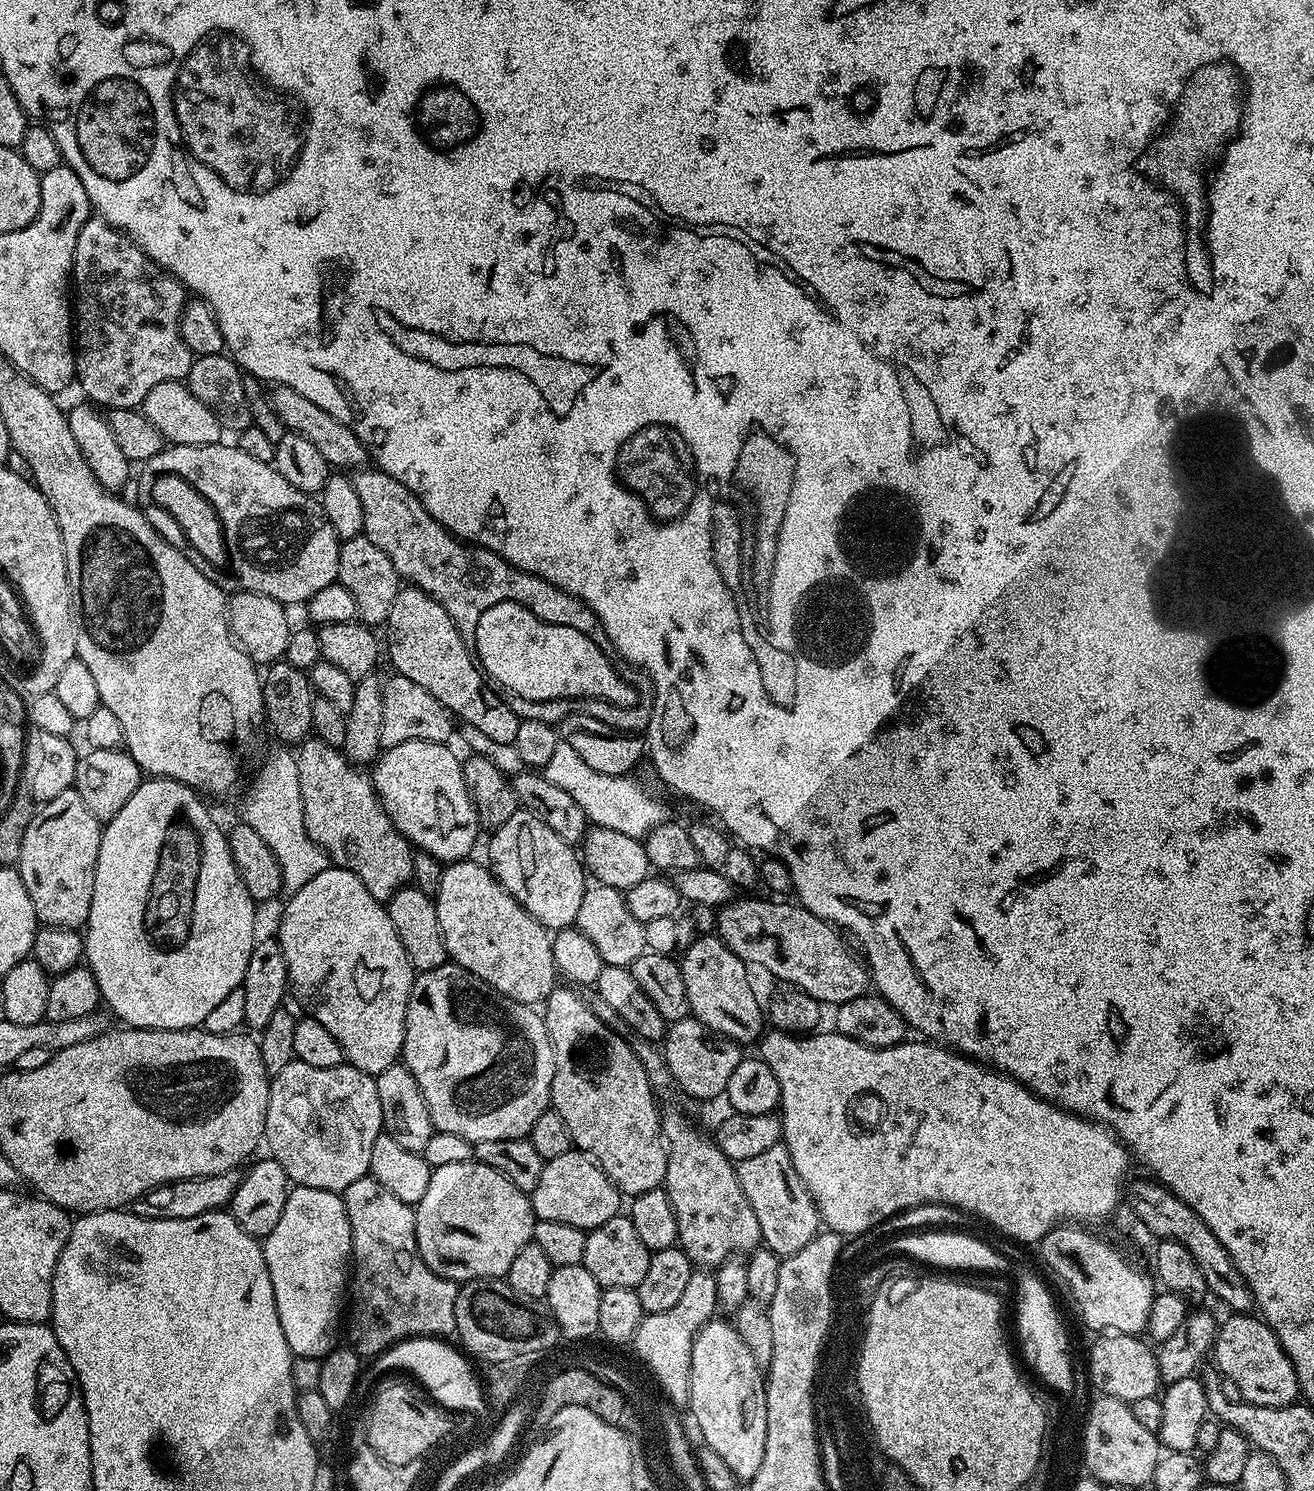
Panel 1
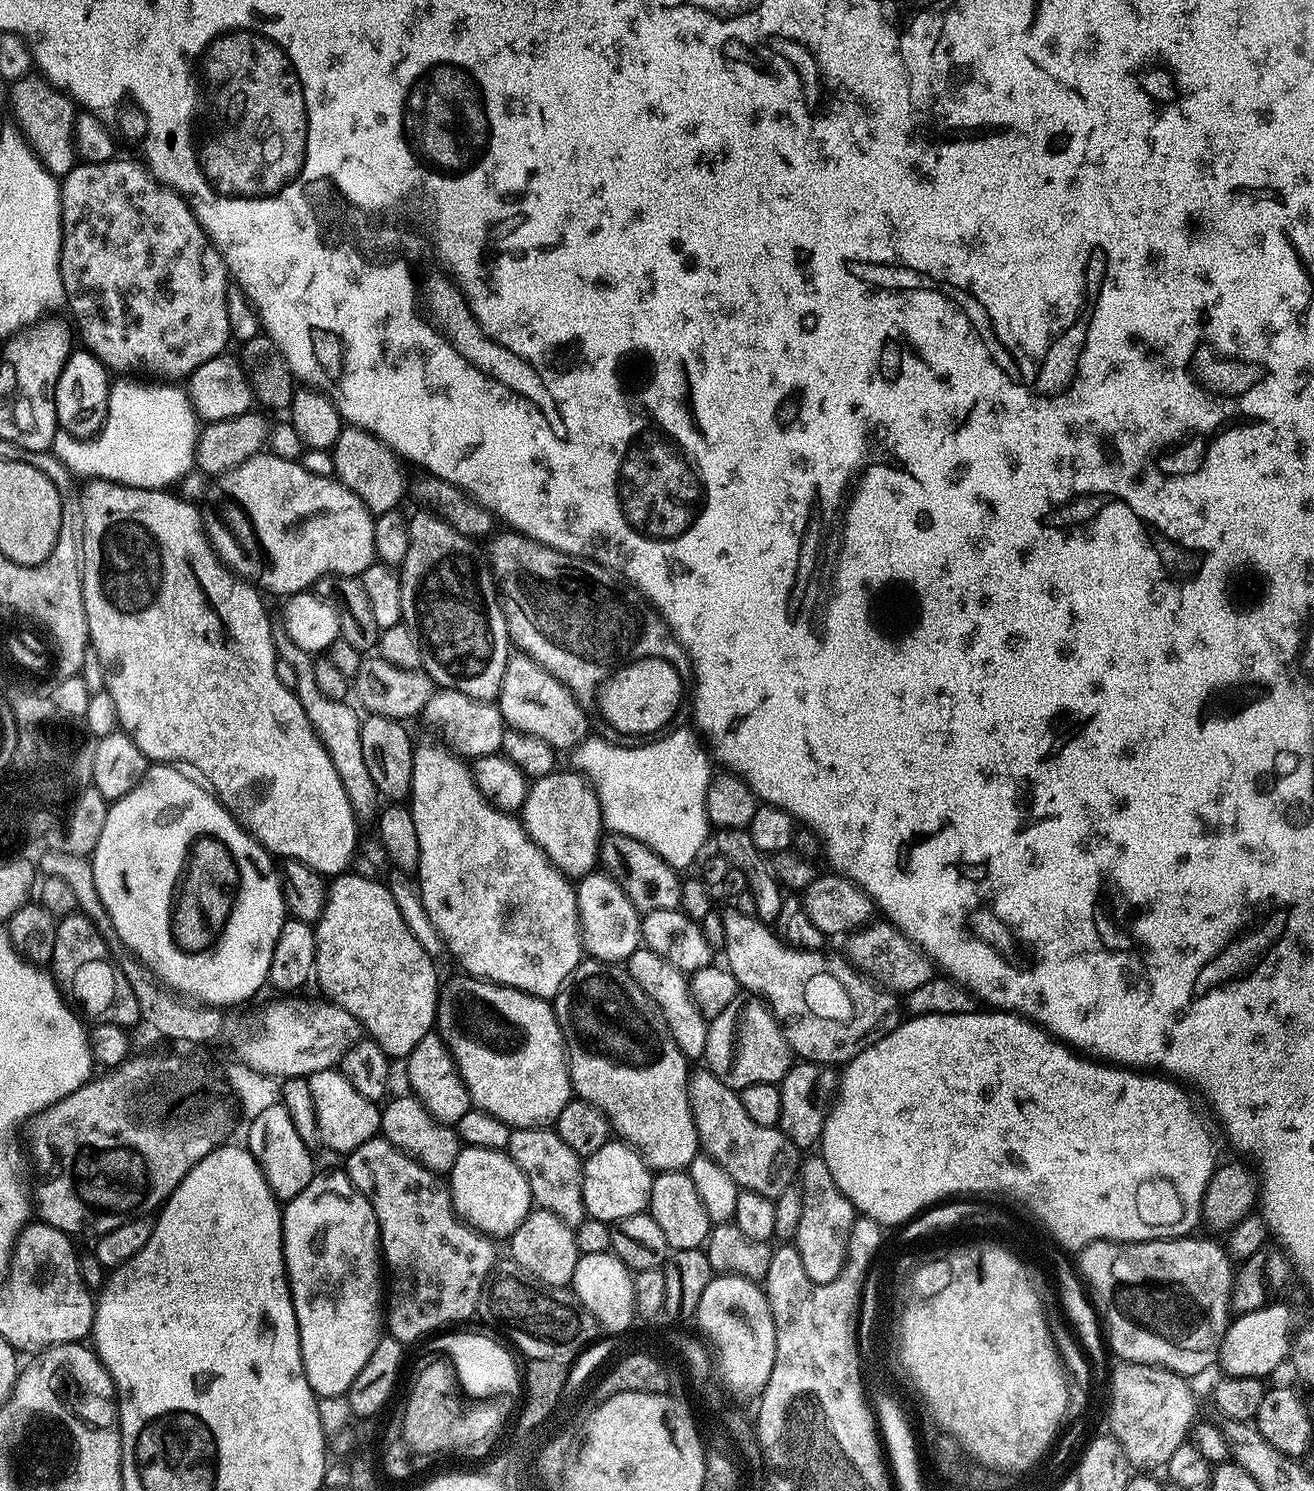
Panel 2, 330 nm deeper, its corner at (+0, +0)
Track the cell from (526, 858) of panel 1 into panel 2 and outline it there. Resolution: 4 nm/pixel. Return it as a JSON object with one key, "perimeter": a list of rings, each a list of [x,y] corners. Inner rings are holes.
{"perimeter":[[[557,770],[531,781],[522,809],[522,823],[528,836],[559,872],[579,878],[597,867],[604,819],[592,785],[579,772],[567,771]]]}

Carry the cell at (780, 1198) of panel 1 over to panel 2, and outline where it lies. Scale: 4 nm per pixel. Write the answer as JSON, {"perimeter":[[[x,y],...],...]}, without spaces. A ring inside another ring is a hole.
{"perimeter":[[[813,1154],[801,1163],[798,1183],[804,1191],[802,1202],[802,1219],[798,1221],[795,1245],[802,1258],[802,1266],[806,1274],[816,1284],[834,1282],[844,1268],[844,1259],[848,1256],[848,1243],[852,1237],[852,1227],[858,1218],[856,1207],[849,1202],[846,1194],[838,1190],[838,1182],[834,1182],[834,1174],[830,1174],[830,1166],[826,1166],[824,1157]]]}

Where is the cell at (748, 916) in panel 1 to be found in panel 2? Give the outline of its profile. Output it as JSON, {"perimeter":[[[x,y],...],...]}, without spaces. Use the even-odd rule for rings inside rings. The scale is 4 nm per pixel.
{"perimeter":[[[880,920],[866,927],[859,929],[849,937],[848,954],[849,961],[861,971],[874,977],[879,983],[882,983],[889,991],[897,994],[907,994],[913,992],[918,986],[928,982],[935,975],[936,968],[927,955],[912,940],[908,940],[903,932],[897,930],[888,921]]]}

